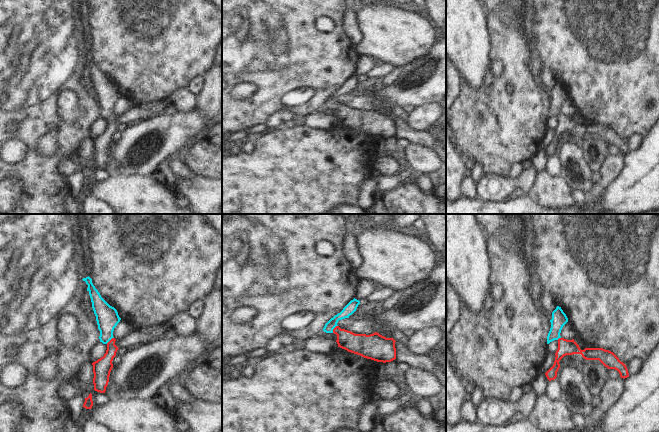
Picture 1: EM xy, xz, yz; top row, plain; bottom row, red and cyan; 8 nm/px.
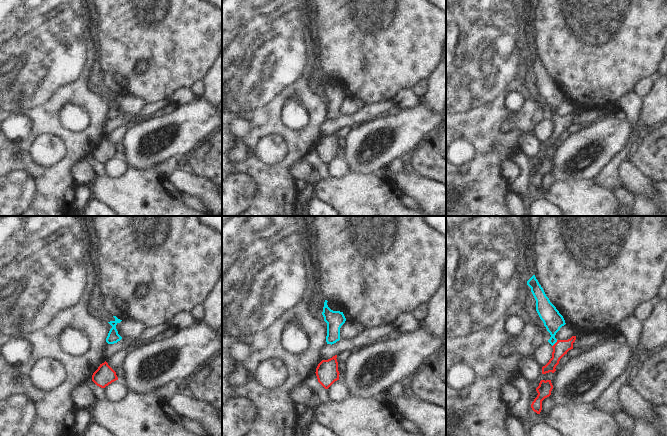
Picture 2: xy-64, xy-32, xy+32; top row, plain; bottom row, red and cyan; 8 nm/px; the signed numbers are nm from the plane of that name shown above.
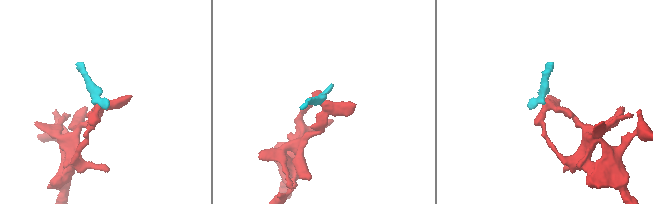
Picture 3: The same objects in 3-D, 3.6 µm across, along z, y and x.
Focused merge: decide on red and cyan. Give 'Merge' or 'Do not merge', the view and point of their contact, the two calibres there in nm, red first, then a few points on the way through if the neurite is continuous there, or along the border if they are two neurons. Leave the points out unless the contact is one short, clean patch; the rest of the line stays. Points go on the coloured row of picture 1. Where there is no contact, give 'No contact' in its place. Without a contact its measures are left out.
Merge. Touches red at xz (333, 329). Thickness 170 nm (red) against 90 nm. Path across: xz (360, 344), (347, 340), (333, 329), (333, 322), (350, 308)

